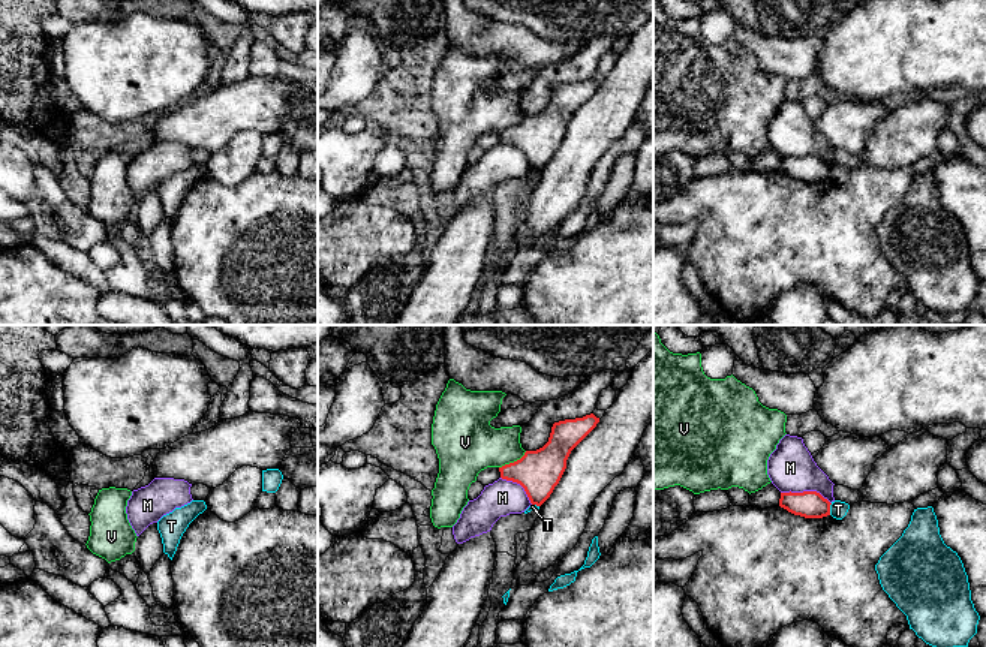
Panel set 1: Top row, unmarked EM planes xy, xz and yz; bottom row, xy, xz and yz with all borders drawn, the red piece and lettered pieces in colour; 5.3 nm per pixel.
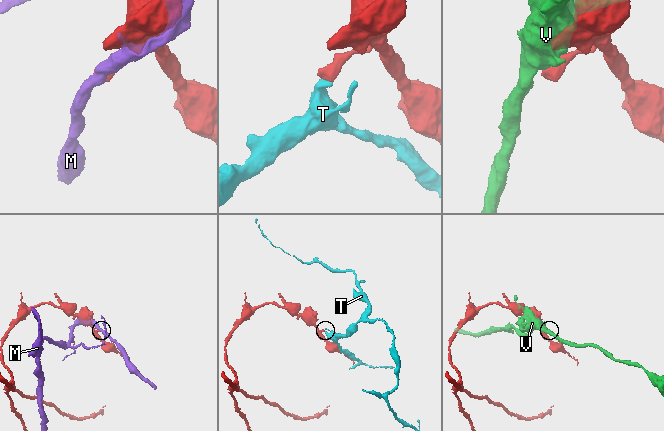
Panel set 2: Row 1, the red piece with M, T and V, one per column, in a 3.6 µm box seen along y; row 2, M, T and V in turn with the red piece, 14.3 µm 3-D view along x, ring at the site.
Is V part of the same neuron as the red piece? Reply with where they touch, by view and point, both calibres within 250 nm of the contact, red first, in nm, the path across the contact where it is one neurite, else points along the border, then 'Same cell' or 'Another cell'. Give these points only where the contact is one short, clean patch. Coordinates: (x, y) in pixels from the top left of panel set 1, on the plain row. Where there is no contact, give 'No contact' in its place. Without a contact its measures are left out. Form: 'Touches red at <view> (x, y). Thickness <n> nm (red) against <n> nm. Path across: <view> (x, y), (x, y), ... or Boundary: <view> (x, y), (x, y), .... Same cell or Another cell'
Touches red at xz (514, 126). Thickness 240 nm (red) against 300 nm. Boundary: xz (526, 116), (519, 123), (499, 132). Another cell

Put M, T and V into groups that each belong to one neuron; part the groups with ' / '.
M / T / V

